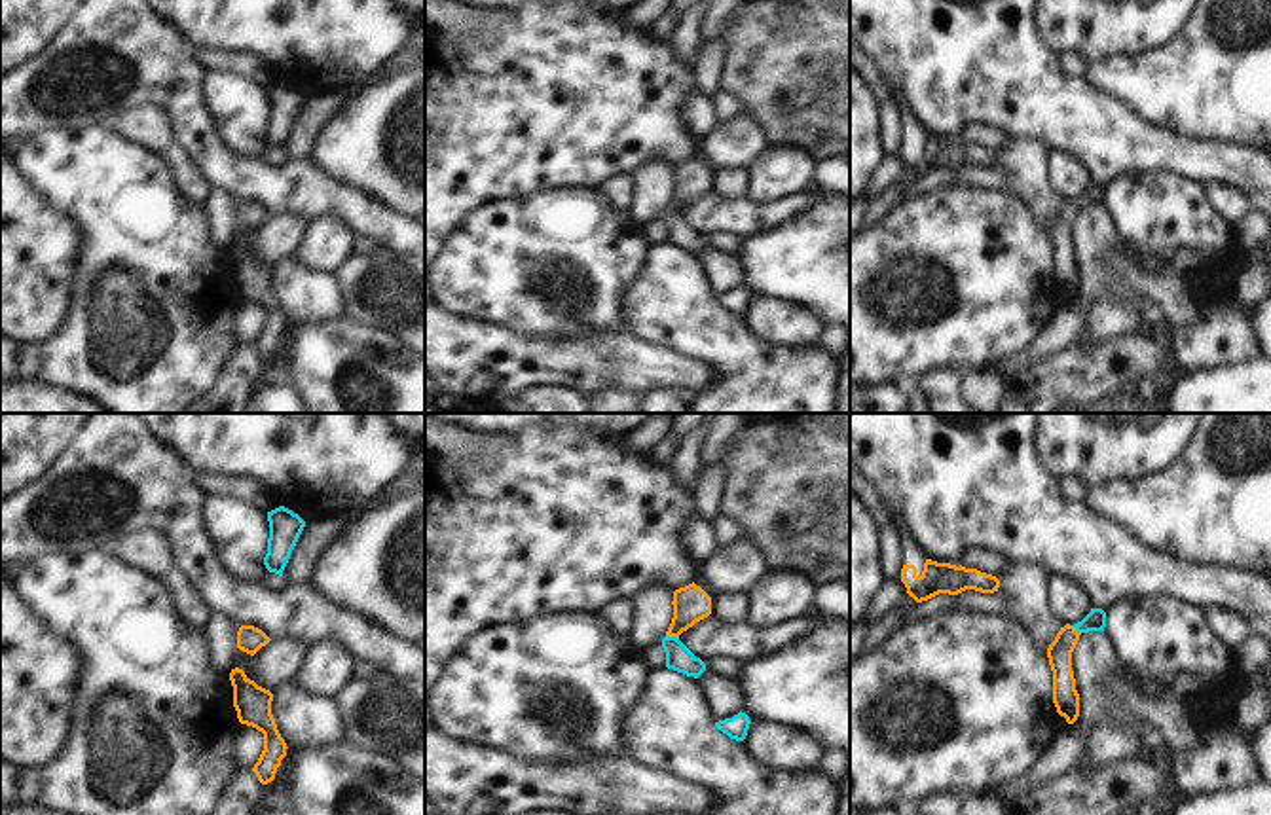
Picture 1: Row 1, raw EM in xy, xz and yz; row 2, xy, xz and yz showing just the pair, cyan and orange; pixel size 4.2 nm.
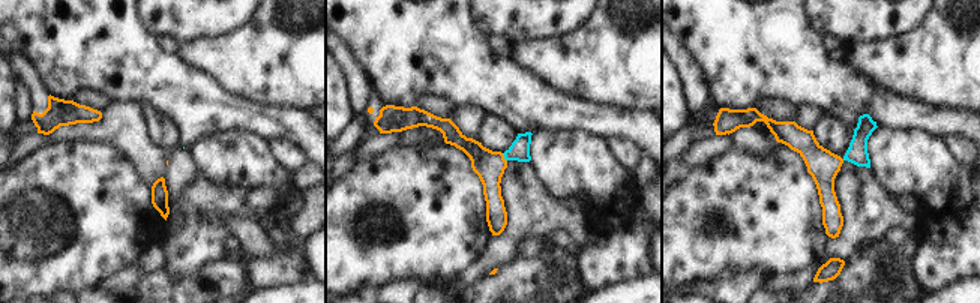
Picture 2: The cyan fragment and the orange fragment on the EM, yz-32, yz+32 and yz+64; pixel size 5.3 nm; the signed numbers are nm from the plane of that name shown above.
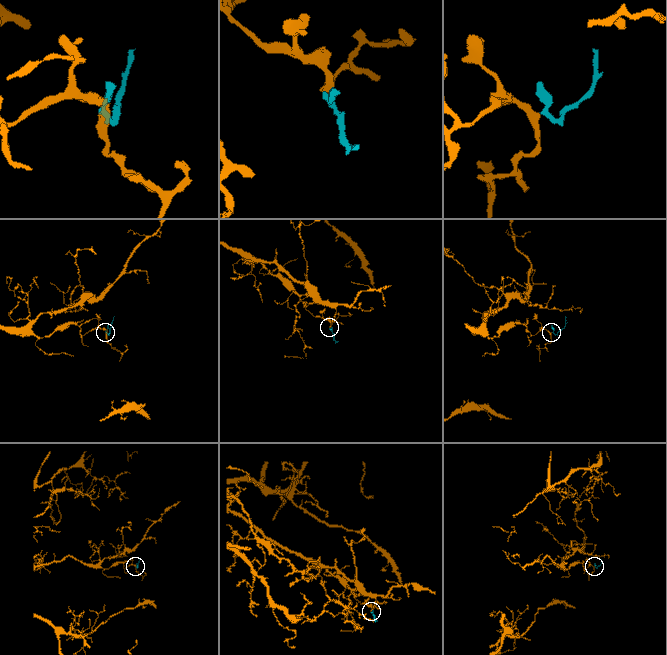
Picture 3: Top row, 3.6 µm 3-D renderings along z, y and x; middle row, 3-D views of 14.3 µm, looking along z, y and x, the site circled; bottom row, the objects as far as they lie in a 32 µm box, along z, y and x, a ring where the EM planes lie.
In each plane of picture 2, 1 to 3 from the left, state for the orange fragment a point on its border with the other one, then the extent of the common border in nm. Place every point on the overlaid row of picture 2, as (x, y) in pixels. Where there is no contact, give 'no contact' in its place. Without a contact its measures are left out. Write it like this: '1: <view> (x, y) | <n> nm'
1: no contact
2: yz+32 (505, 158) | 50 nm
3: no contact

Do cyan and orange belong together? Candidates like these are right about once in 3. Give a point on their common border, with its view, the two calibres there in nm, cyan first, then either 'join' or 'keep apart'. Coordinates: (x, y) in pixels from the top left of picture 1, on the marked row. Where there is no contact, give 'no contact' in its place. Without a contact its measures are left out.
contact xz (672, 637); calibres 110 and 160 nm; join

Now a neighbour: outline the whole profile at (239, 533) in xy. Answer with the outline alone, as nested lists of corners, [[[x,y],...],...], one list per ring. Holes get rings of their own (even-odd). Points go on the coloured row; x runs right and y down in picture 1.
[[[207,497],[203,525],[218,561],[235,578],[250,584],[267,580],[267,510],[231,497]]]

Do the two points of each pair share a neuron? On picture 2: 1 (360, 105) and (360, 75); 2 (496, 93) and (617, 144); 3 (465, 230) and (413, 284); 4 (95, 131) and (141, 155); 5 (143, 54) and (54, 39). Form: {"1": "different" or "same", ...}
{"1": "same", "2": "different", "3": "different", "4": "same", "5": "same"}

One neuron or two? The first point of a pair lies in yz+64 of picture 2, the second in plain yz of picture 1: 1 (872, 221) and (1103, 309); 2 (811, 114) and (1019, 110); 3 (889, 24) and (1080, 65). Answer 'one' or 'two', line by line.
1: two
2: two
3: two

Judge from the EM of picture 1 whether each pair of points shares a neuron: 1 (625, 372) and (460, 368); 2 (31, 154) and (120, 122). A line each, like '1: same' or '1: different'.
1: same
2: different

